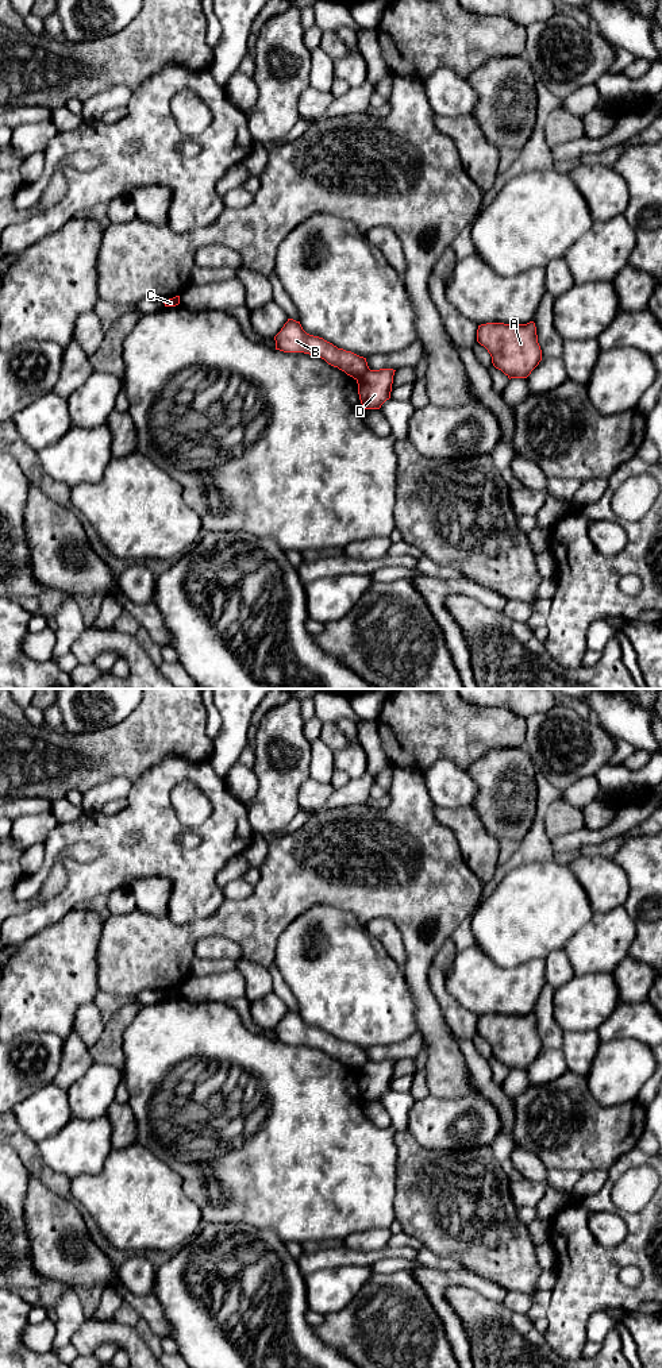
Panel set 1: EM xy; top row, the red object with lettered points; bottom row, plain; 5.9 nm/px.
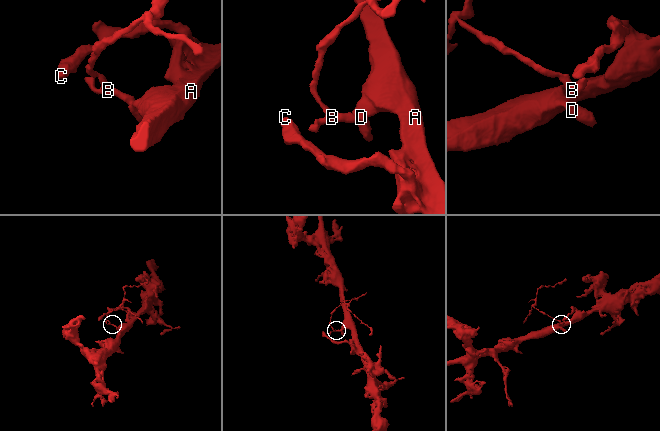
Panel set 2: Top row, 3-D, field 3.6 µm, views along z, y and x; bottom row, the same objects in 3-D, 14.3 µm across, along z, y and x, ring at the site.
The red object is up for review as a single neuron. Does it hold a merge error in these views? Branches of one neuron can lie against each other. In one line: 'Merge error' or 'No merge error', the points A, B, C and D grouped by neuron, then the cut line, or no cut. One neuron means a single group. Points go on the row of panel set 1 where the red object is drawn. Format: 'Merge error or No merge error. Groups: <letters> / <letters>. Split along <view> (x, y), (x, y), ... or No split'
Merge error. Groups: A C D / B. Split along xy (369, 369), (357, 380)

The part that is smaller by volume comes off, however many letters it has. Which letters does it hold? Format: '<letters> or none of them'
B

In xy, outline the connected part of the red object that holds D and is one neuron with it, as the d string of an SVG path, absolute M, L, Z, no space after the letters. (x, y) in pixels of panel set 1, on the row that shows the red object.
M393 369L367 370L357 379L358 394L363 409L380 409L390 398Z

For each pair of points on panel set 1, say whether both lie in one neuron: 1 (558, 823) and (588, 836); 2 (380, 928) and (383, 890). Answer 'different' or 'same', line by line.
1: different
2: different

